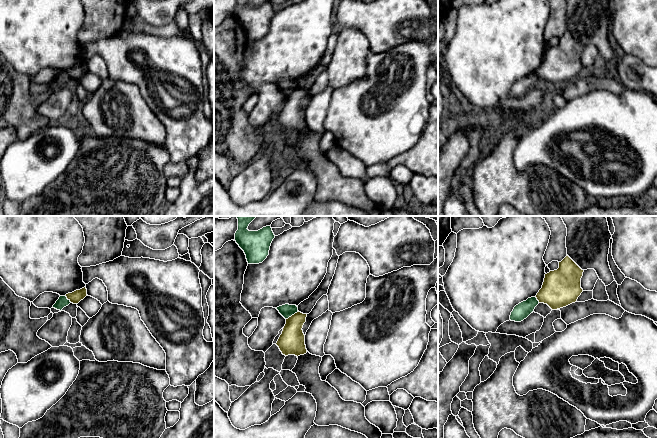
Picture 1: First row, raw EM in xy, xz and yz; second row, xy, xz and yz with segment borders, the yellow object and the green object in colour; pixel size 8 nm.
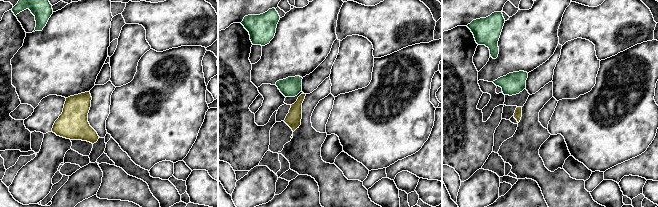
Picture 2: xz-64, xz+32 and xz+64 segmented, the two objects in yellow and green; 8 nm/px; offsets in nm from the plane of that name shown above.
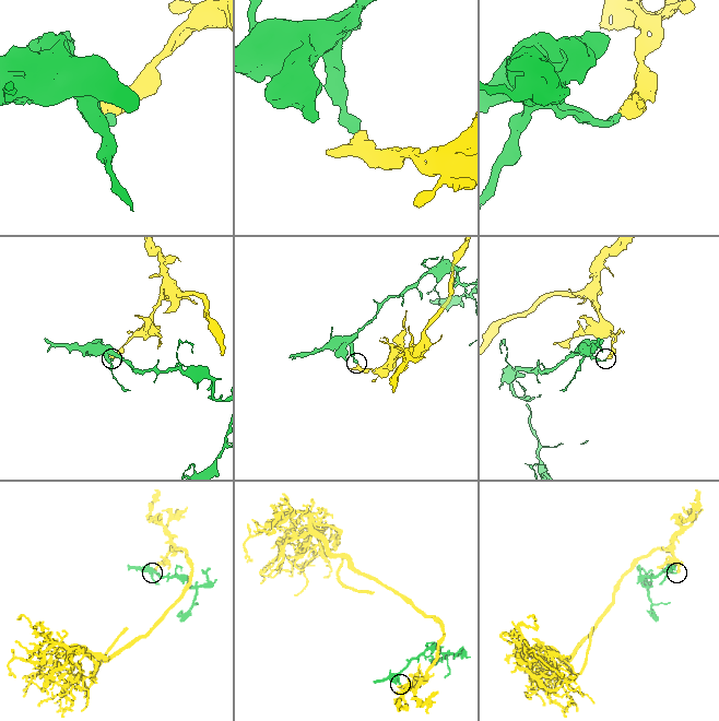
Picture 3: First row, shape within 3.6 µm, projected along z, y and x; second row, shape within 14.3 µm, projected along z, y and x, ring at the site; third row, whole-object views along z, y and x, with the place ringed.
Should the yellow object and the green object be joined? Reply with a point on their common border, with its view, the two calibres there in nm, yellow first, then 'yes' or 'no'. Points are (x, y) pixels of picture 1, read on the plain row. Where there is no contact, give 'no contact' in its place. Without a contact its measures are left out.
xz (292, 91) | 200/100 nm | no

